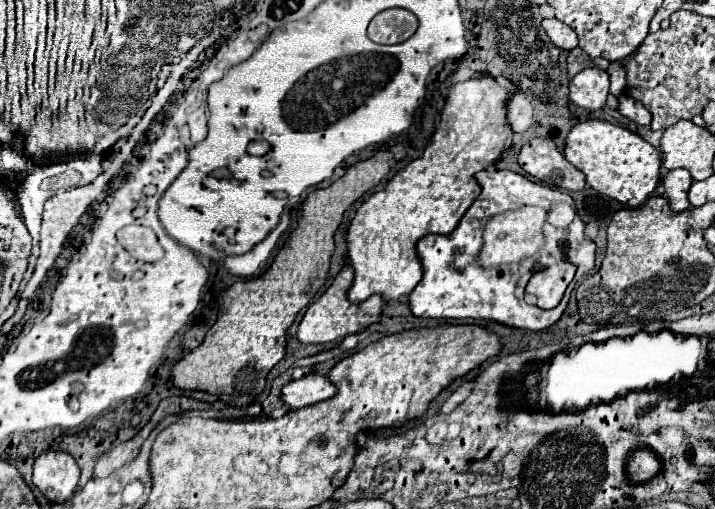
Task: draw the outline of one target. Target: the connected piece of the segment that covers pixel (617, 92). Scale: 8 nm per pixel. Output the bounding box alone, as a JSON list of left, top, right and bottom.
[607,49,638,97]

